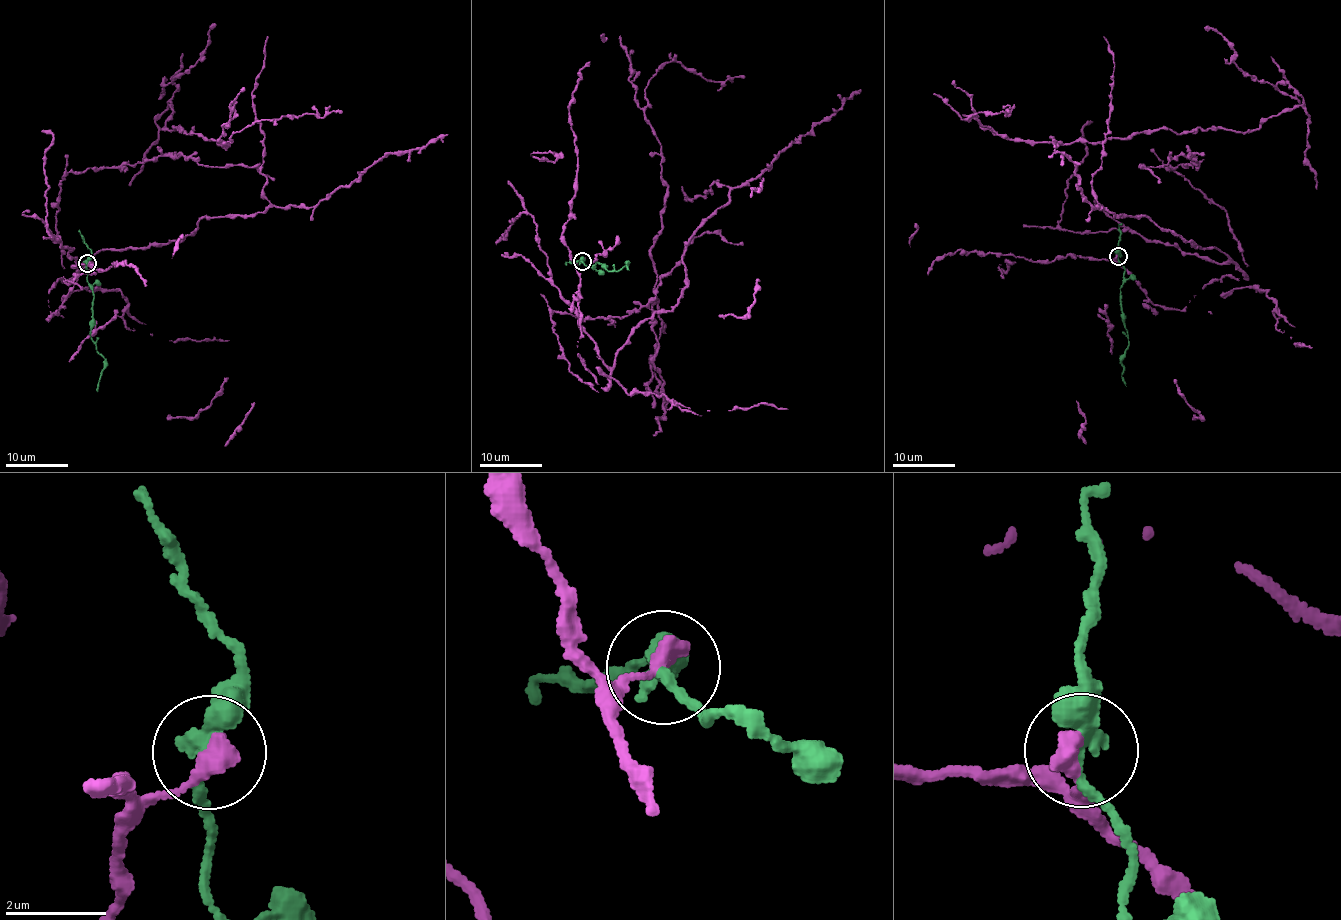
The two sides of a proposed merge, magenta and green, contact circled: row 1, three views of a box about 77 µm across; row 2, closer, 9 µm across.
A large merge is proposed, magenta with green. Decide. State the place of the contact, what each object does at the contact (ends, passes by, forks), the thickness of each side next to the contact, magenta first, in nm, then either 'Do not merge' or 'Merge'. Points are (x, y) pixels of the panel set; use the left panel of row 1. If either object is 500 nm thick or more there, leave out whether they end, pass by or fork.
Place: (87, 263). At the ring magenta ends. At the ring green passes by. Thickness 400 nm (magenta) against 320 nm. Do not merge

